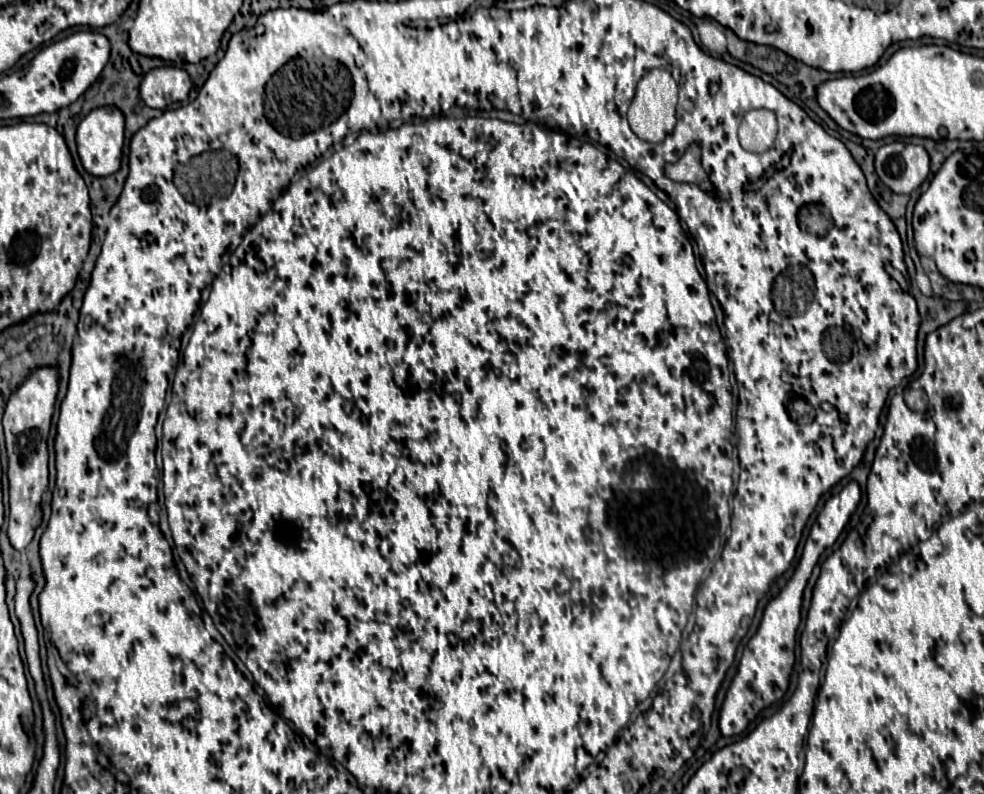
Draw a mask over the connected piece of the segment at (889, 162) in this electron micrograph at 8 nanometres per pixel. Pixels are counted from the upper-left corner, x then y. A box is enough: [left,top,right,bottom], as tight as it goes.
[876,142,930,194]

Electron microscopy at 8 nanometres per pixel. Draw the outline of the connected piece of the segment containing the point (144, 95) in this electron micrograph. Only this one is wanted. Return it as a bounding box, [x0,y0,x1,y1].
[140,66,192,110]

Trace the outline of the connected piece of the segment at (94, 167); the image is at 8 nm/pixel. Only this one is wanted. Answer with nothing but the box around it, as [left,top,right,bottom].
[76,106,124,176]

